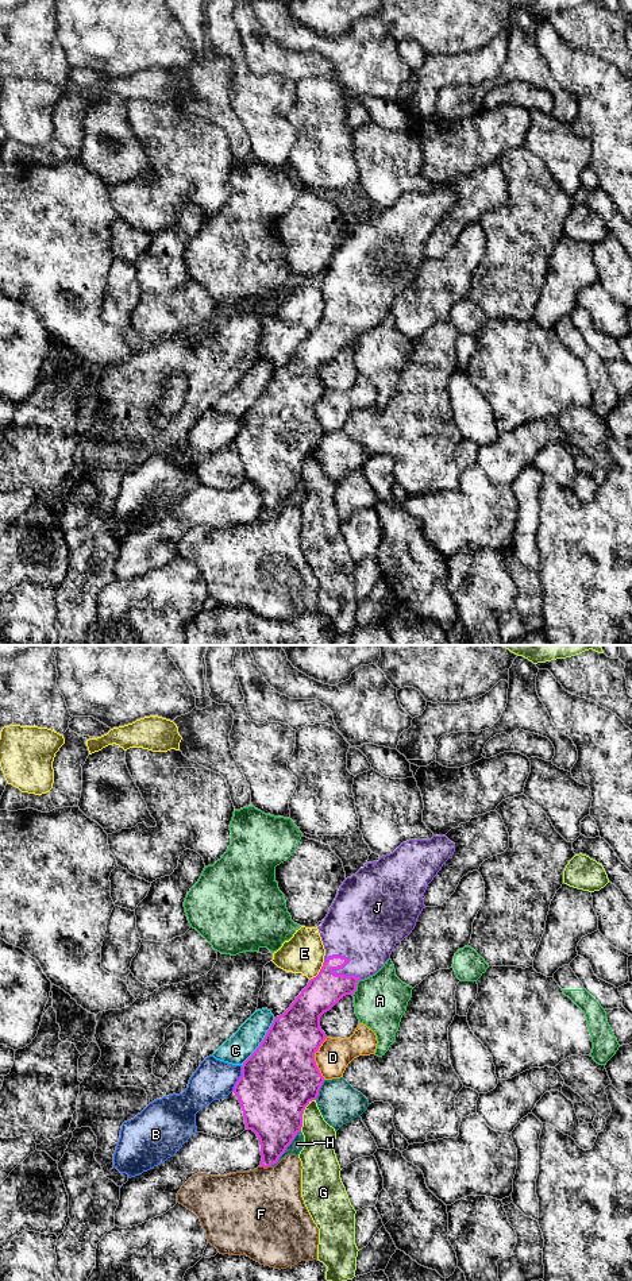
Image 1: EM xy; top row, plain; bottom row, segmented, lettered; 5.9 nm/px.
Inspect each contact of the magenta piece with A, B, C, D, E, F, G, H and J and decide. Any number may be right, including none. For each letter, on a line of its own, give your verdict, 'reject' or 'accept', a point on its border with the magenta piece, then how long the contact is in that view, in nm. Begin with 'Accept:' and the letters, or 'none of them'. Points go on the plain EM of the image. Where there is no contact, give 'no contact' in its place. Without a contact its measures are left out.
Accept: J
A: reject; meets magenta in xy at (355, 339); contact 110 nm long
B: reject; meets magenta in xy at (239, 431); contact 170 nm long
C: reject; meets magenta in xy at (261, 394); contact 340 nm long
D: reject; meets magenta in xy at (313, 411); contact 260 nm long
E: reject; meets magenta in xy at (319, 324); contact 150 nm long
F: reject; meets magenta in xy at (266, 519); contact 60 nm long
G: reject; meets magenta in xy at (303, 465); contact 220 nm long
H: reject; meets magenta in xy at (285, 501); contact 280 nm long
J: accept; meets magenta in xy at (336, 320); contact 240 nm long

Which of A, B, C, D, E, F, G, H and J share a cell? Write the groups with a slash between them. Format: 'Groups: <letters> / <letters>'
Groups: A / B / C / D / E G / F / H / J

